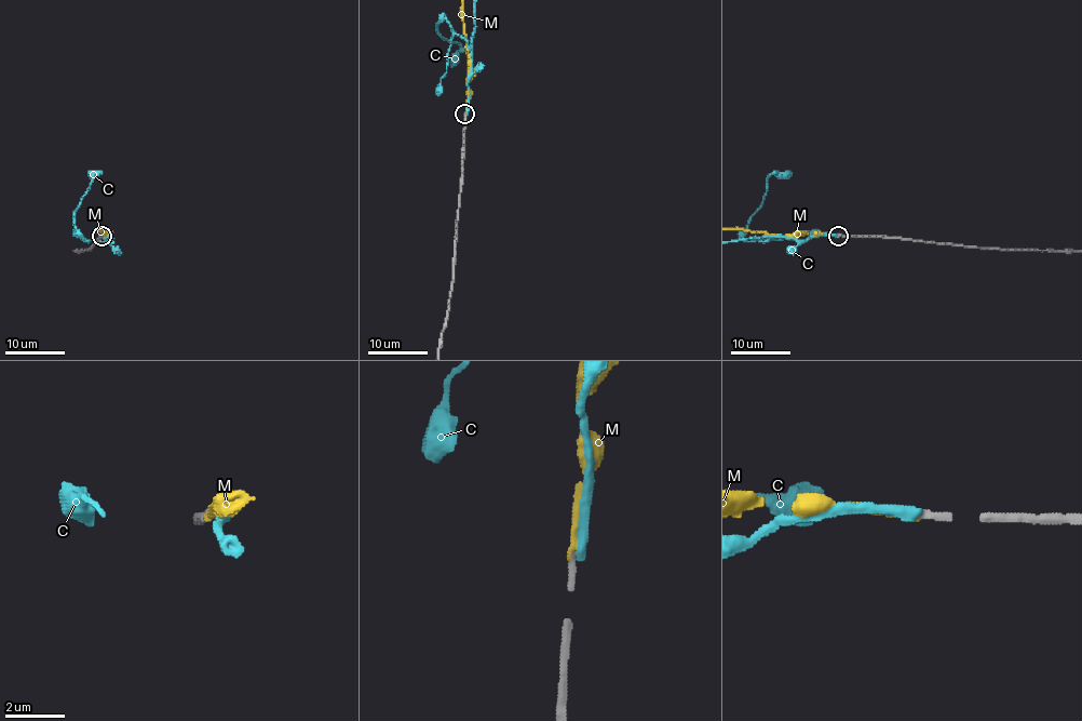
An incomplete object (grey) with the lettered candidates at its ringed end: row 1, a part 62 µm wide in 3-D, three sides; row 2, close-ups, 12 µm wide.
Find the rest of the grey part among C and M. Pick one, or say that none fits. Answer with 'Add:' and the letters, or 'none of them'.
Add: M

